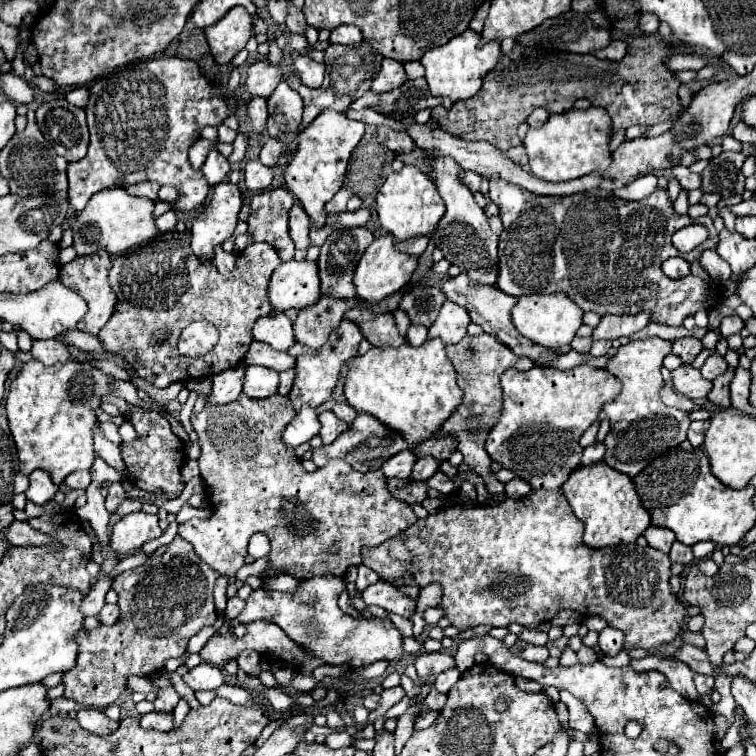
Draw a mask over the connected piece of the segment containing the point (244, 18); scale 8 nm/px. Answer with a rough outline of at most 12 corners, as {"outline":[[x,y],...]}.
{"outline":[[232,8],[206,28],[212,56],[228,64],[252,38],[254,18]]}

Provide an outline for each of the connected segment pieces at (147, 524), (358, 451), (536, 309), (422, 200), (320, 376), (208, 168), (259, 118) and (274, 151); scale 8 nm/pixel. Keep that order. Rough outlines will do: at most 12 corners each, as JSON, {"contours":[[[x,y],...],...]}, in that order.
{"contours":[[[136,512],[112,528],[110,546],[134,554],[160,538],[156,514]],[[370,414],[314,450],[314,464],[342,458],[358,472],[378,470],[406,440]],[[566,294],[518,298],[512,322],[544,348],[572,342],[582,310]],[[416,166],[390,174],[376,196],[396,240],[430,236],[444,202]],[[342,320],[318,356],[296,360],[288,396],[296,412],[330,398],[362,332]],[[212,150],[202,164],[210,186],[226,180],[228,162],[218,150]],[[266,98],[248,102],[254,132],[262,134],[268,118]],[[276,138],[262,146],[260,162],[272,168],[284,154],[284,144]]]}

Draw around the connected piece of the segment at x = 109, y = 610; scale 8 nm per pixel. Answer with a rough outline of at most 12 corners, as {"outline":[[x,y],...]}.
{"outline":[[106,604],[98,614],[102,624],[116,624],[118,604]]}

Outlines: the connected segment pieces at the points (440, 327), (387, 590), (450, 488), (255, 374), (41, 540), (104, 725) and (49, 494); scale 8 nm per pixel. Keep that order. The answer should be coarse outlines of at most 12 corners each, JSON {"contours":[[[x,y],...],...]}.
{"contours":[[[446,300],[428,338],[446,346],[466,336],[470,318],[462,306]],[[376,582],[362,592],[366,606],[410,618],[416,600],[388,582]],[[444,472],[426,480],[430,488],[450,496],[458,490]],[[248,366],[244,392],[266,398],[278,392],[278,372]],[[14,522],[6,540],[14,546],[46,546],[48,534]],[[78,710],[78,722],[98,736],[118,728],[102,710]],[[34,470],[26,498],[34,504],[52,500],[60,490],[44,470]]]}

